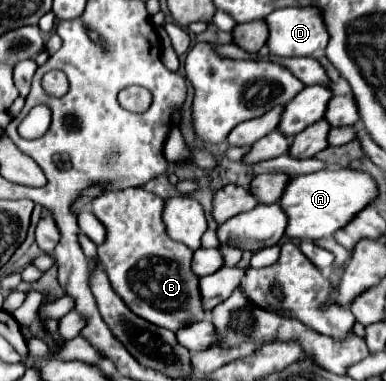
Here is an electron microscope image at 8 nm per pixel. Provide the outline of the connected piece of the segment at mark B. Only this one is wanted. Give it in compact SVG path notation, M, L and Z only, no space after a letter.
M141 187L103 193L97 199L93 199L93 203L91 203L95 217L99 217L99 221L103 221L103 225L107 227L107 241L103 245L99 245L97 251L99 251L101 267L105 269L115 293L123 299L123 303L135 315L139 315L141 319L145 319L157 327L165 327L175 333L183 325L207 319L207 315L201 305L199 277L191 269L193 251L187 249L185 245L179 245L177 241L173 241L167 235L165 225L163 225L163 217L161 217L163 207L165 207L165 201L161 197L157 197L155 193L149 193Z

